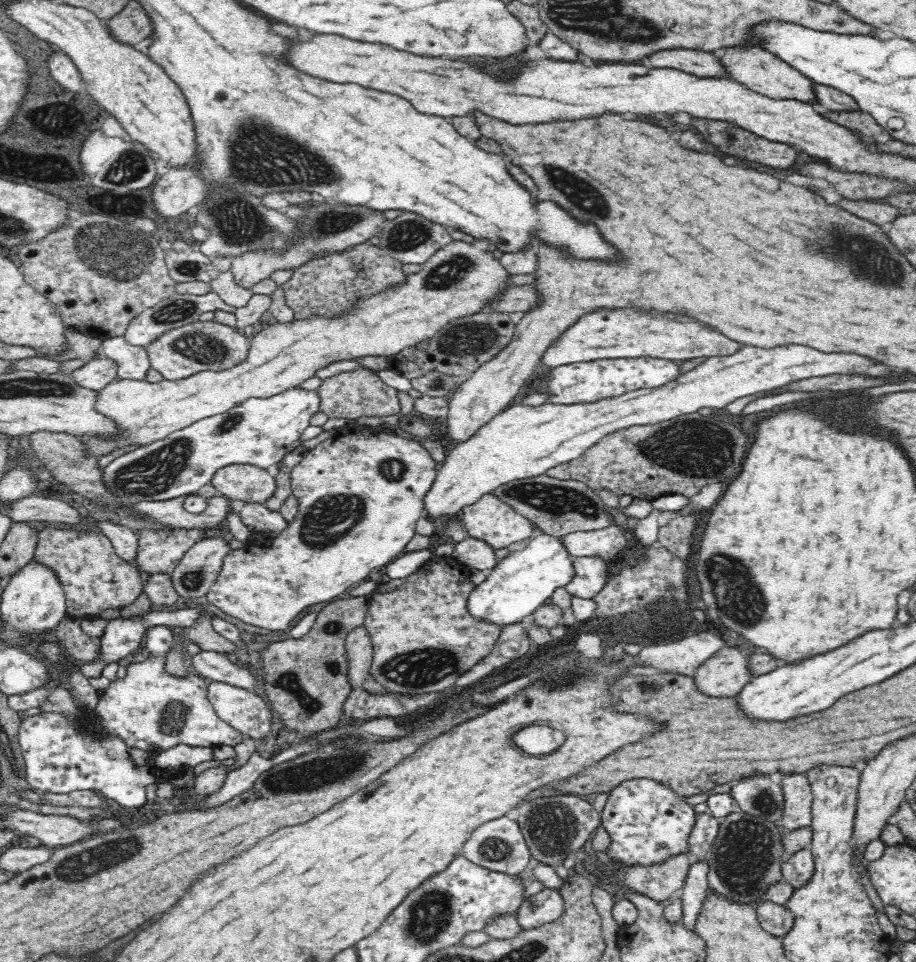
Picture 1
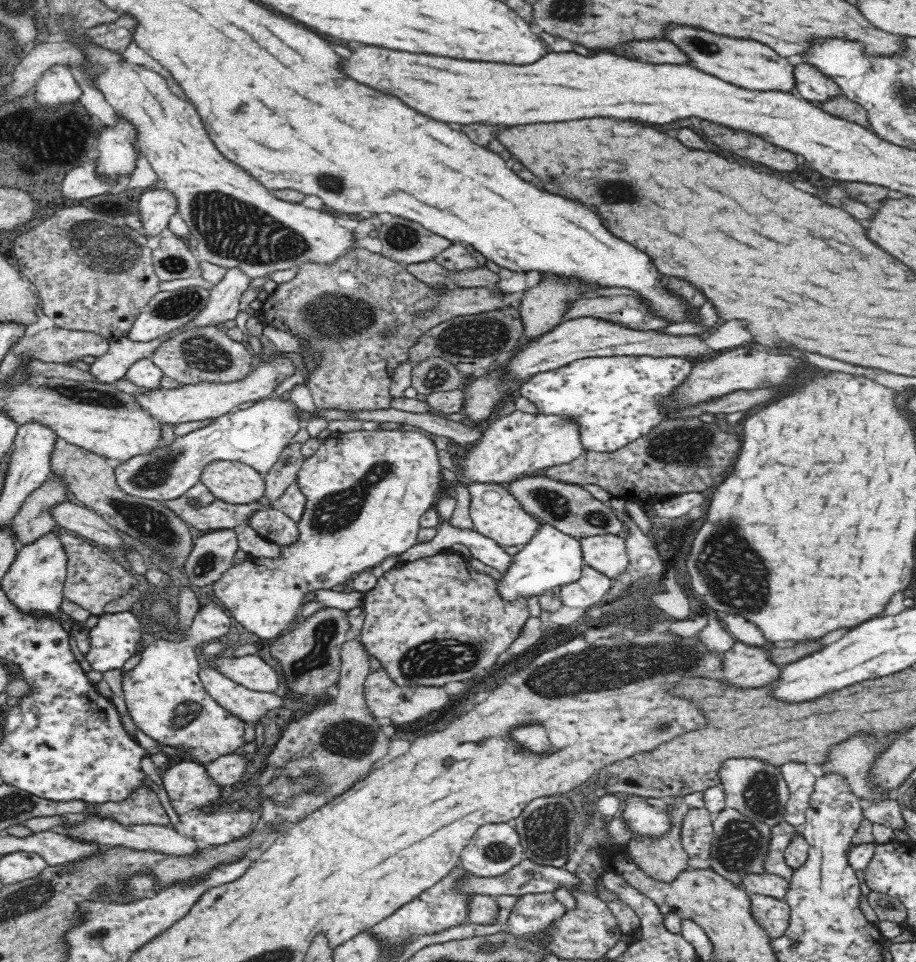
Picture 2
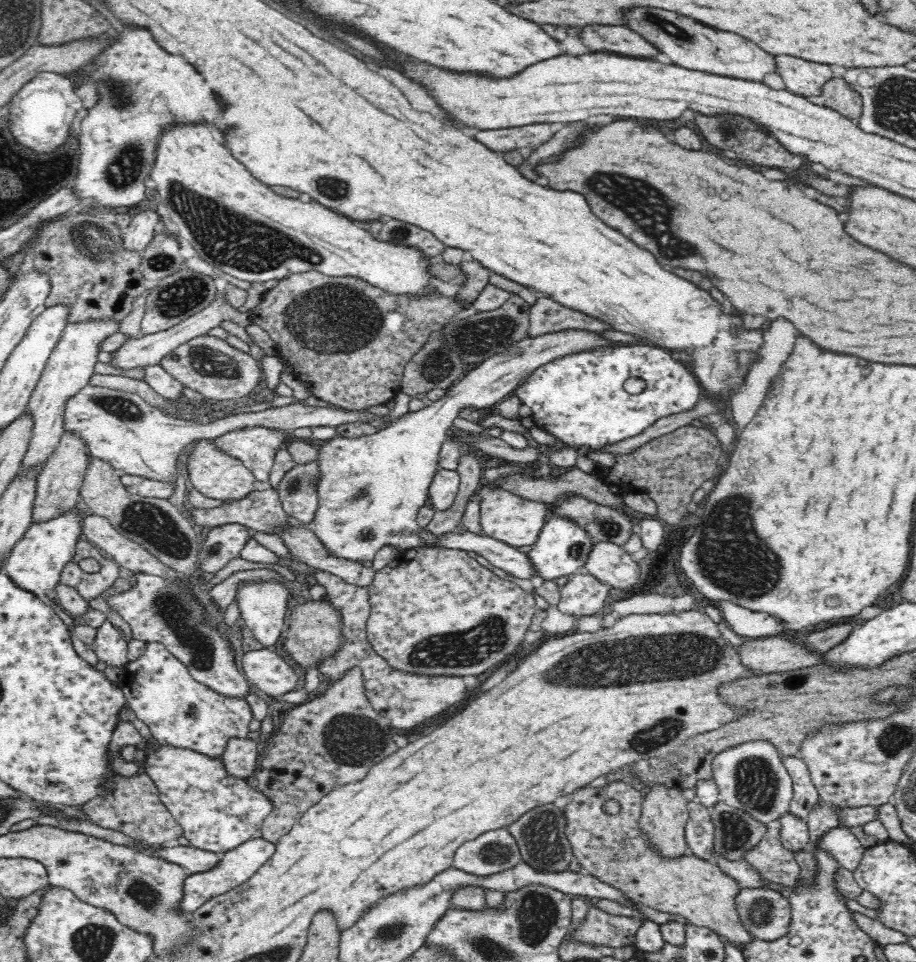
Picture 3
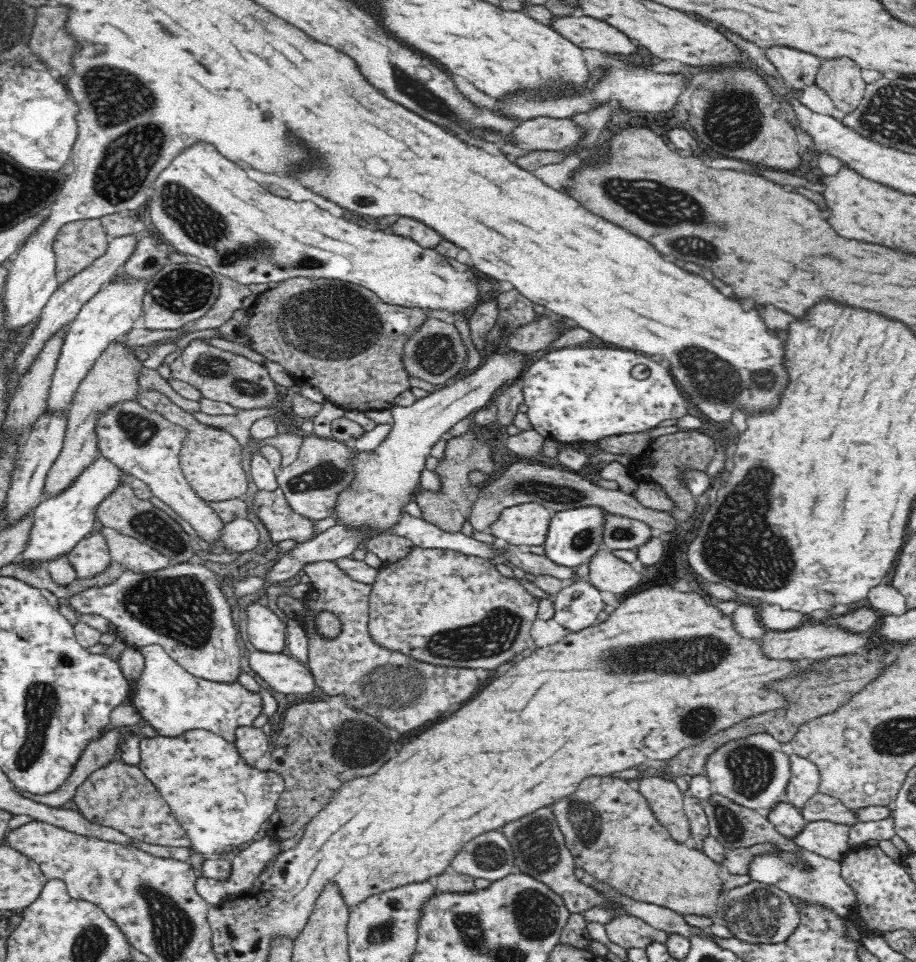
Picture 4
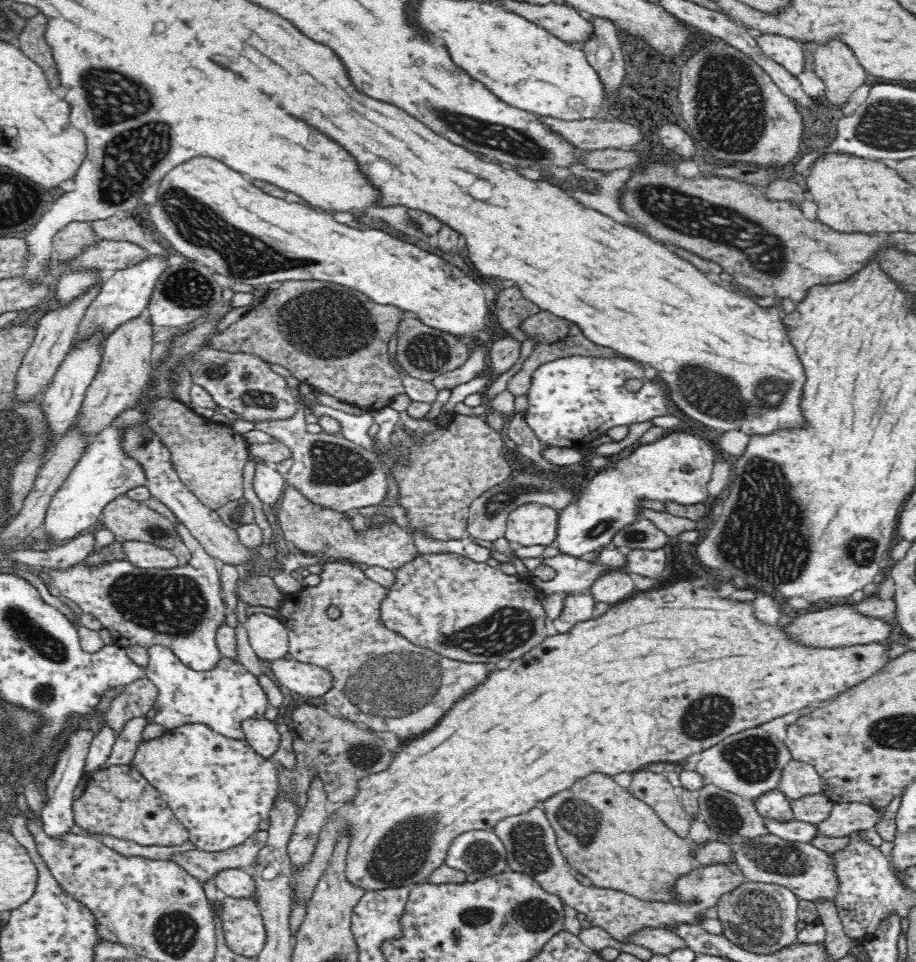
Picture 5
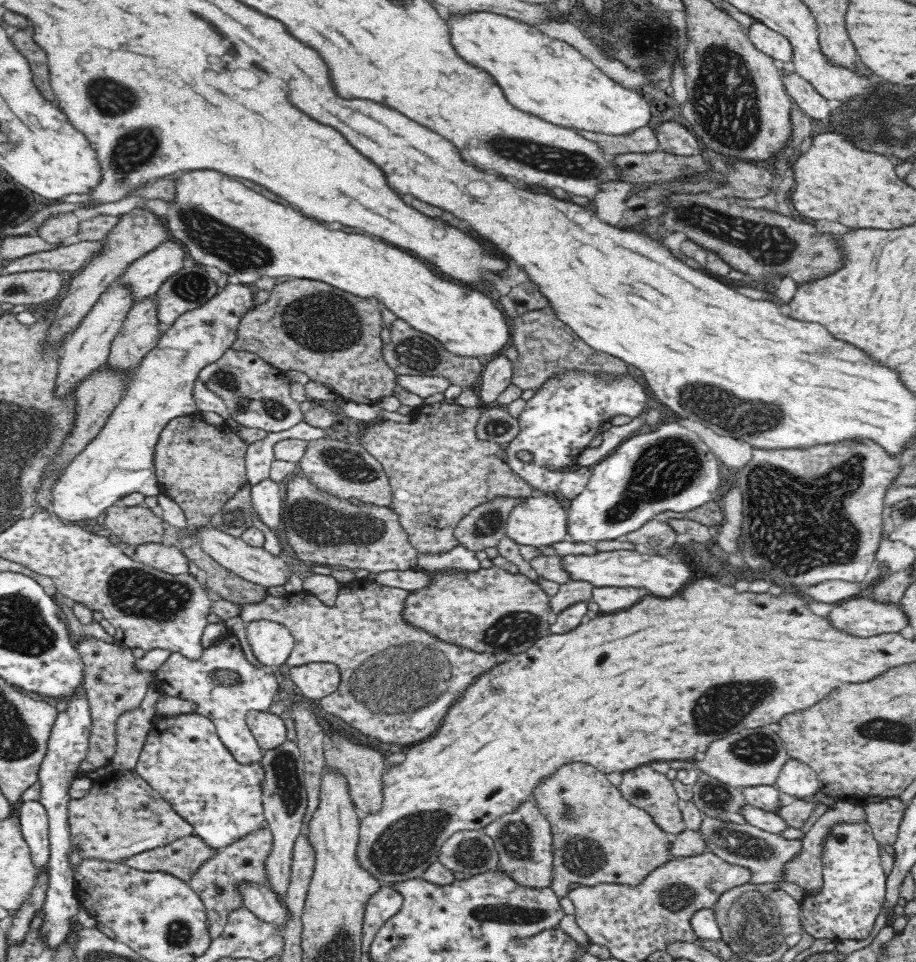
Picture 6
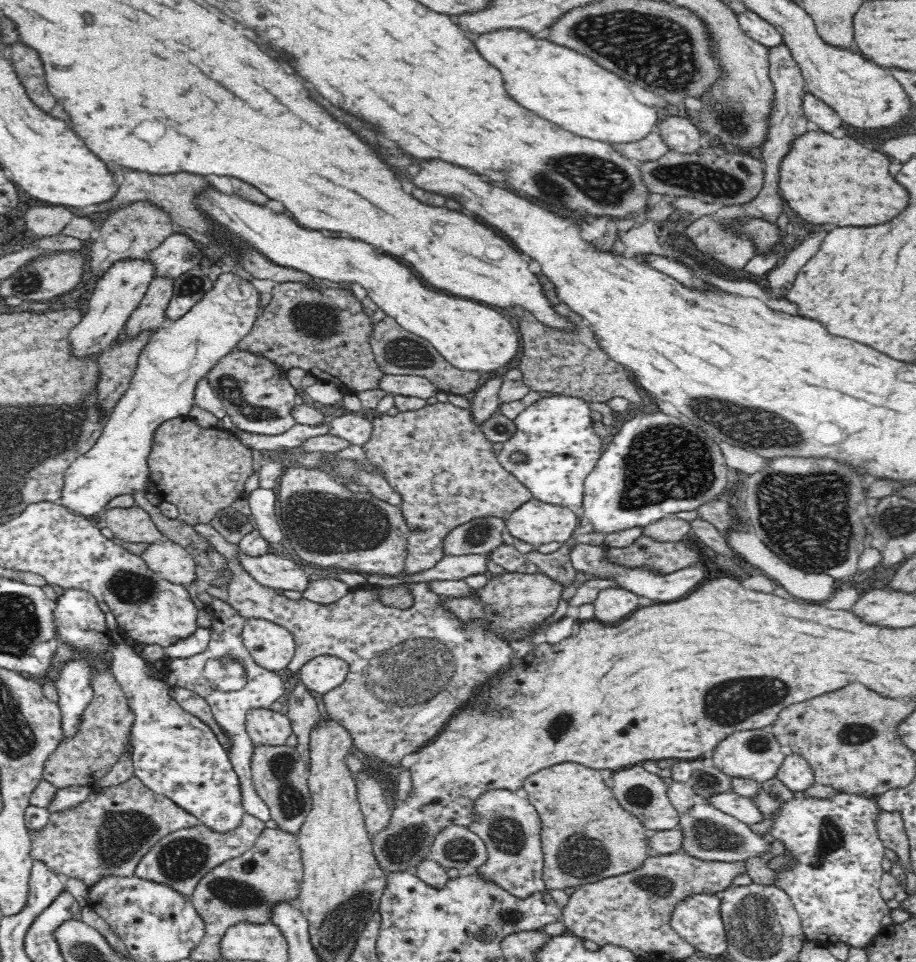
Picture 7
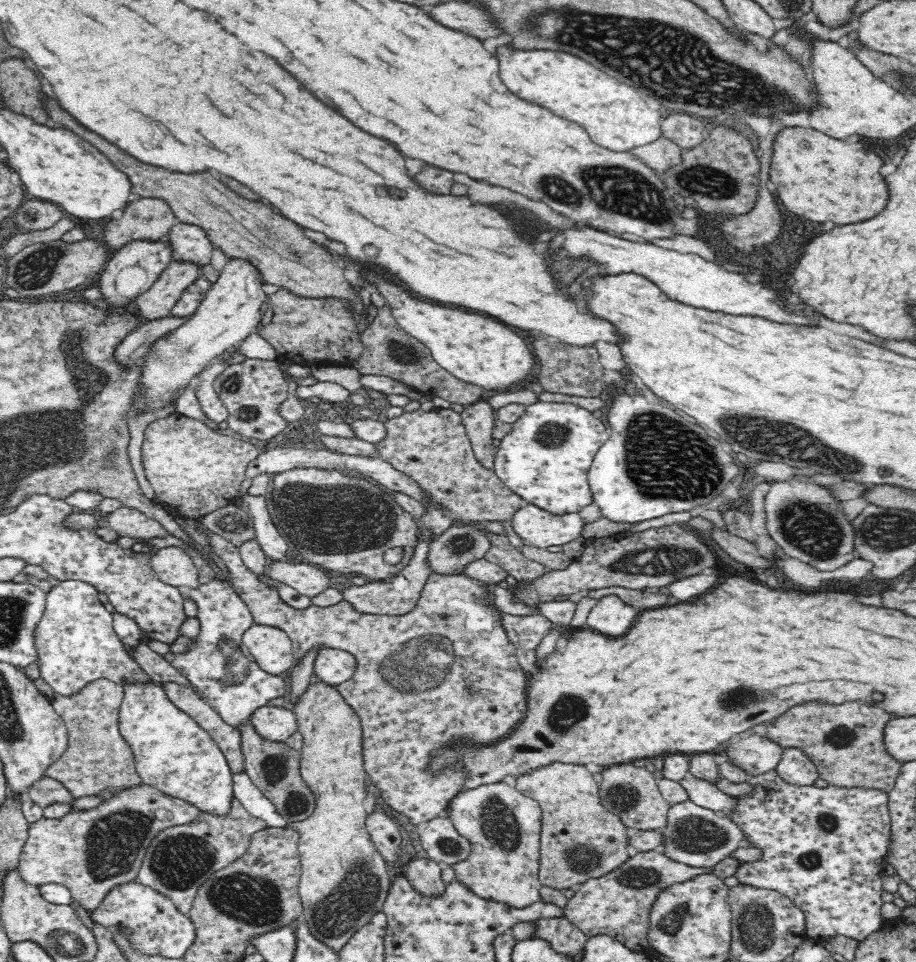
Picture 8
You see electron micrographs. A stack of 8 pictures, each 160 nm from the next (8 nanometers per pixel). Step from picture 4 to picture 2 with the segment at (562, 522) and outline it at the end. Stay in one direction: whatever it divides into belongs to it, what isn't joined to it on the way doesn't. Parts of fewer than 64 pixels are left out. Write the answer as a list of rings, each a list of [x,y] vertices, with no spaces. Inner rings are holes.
[[[542,524],[531,542],[513,556],[508,572],[500,580],[499,593],[506,600],[514,600],[518,596],[527,599],[532,594],[539,596],[555,586],[562,588],[579,580],[584,565],[580,538],[564,534],[550,524]]]

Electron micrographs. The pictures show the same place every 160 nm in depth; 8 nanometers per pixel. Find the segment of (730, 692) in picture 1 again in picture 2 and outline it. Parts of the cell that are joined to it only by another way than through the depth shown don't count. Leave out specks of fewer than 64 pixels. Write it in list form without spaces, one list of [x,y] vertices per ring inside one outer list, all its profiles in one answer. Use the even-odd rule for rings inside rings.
[[[737,642],[723,656],[723,682],[744,688],[758,688],[779,679],[782,666],[772,662],[770,651],[764,647]]]

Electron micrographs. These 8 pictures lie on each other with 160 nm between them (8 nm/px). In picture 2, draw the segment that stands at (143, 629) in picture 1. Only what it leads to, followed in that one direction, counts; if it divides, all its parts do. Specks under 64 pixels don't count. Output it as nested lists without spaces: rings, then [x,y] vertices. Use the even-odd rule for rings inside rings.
[[[129,610],[121,613],[99,615],[98,623],[89,632],[90,651],[86,659],[92,666],[92,670],[108,672],[108,670],[122,669],[126,661],[137,652],[137,645],[142,638],[140,623]]]

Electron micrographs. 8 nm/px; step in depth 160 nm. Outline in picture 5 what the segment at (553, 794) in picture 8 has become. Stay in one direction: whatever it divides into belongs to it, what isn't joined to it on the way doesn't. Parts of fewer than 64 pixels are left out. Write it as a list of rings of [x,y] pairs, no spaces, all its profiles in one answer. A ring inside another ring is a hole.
[[[600,772],[586,774],[566,790],[556,792],[539,807],[553,826],[556,844],[564,855],[564,861],[574,873],[586,876],[590,886],[620,890],[639,899],[665,900],[672,898],[672,882],[680,874],[688,874],[694,868],[694,844],[670,830],[654,809],[637,800],[627,789],[620,787],[610,775]]]

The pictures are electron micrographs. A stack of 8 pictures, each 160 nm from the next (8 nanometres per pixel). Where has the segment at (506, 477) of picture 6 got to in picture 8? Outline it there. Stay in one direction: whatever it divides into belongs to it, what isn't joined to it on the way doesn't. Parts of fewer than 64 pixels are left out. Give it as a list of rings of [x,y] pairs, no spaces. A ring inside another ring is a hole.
[[[436,408],[433,411],[425,412],[418,409],[414,412],[403,412],[402,415],[384,421],[387,435],[384,440],[375,445],[379,450],[380,457],[388,461],[396,470],[403,472],[406,476],[415,480],[422,490],[425,490],[433,502],[439,502],[446,510],[439,510],[434,505],[425,505],[428,514],[422,520],[417,520],[420,529],[430,528],[435,536],[442,534],[451,528],[457,520],[460,523],[478,524],[482,521],[510,521],[512,516],[520,510],[520,506],[526,506],[521,502],[498,477],[495,471],[484,469],[472,452],[467,430],[463,425],[459,412],[450,409]],[[418,541],[416,546],[416,554],[412,558],[412,562],[405,566],[403,572],[394,576],[387,582],[372,581],[364,586],[347,586],[341,589],[343,600],[352,605],[352,609],[358,613],[377,614],[388,616],[402,616],[414,610],[418,598],[423,592],[423,587],[426,585],[430,577],[430,567],[428,567],[428,550],[429,542]]]

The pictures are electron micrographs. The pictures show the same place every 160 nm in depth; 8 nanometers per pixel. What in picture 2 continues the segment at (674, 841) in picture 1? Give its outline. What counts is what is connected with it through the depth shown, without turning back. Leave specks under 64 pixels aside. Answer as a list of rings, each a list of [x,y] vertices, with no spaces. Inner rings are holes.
[[[636,795],[630,796],[621,817],[627,820],[633,834],[649,834],[650,838],[658,838],[668,832],[670,817],[666,810],[646,804],[645,799]]]

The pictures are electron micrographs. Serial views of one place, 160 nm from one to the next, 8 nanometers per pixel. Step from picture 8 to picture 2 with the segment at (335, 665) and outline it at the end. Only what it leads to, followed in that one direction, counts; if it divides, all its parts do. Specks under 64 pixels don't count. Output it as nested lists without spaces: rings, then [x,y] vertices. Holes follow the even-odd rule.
[[[250,655],[235,657],[235,658],[222,658],[220,656],[212,656],[210,662],[213,662],[215,667],[224,676],[230,680],[248,687],[250,690],[256,690],[265,693],[276,693],[280,686],[280,676],[274,667],[270,665],[271,660],[267,656]]]

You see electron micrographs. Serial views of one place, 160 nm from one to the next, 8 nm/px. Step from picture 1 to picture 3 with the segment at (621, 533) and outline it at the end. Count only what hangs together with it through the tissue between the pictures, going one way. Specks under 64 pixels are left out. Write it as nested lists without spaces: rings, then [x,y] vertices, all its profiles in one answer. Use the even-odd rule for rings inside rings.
[[[610,542],[594,543],[583,569],[612,589],[628,589],[640,578],[641,570],[624,548]]]

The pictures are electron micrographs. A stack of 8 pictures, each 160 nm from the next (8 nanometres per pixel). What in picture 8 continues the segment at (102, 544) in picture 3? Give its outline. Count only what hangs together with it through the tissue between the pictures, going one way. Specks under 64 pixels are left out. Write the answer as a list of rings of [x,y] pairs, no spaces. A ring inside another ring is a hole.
[[[162,548],[149,560],[158,579],[180,590],[192,590],[201,586],[199,574],[192,558],[182,548]]]

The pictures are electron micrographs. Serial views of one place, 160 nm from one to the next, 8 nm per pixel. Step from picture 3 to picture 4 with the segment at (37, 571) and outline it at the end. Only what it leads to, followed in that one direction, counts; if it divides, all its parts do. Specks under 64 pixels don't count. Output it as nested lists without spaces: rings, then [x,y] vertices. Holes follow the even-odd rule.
[[[99,453],[96,460],[86,466],[82,470],[82,474],[66,490],[62,490],[54,496],[44,497],[42,502],[36,506],[34,516],[32,516],[34,528],[30,533],[27,550],[24,550],[19,557],[21,562],[46,564],[54,558],[71,553],[76,544],[87,538],[94,530],[98,505],[122,483],[129,482],[131,479],[130,474]]]

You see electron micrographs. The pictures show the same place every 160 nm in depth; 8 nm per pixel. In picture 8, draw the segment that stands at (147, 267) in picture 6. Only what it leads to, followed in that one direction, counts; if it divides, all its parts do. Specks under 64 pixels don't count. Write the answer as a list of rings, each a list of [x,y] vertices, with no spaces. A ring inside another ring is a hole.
[[[178,221],[165,240],[172,243],[173,260],[189,260],[202,267],[210,263],[212,251],[218,249],[201,226],[190,222]]]

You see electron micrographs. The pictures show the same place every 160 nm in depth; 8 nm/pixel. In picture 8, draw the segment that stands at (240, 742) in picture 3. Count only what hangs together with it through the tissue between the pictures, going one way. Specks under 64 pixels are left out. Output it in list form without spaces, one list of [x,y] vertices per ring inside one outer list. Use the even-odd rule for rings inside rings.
[[[261,706],[251,714],[250,719],[262,738],[274,742],[284,742],[299,731],[295,713],[285,707]]]

